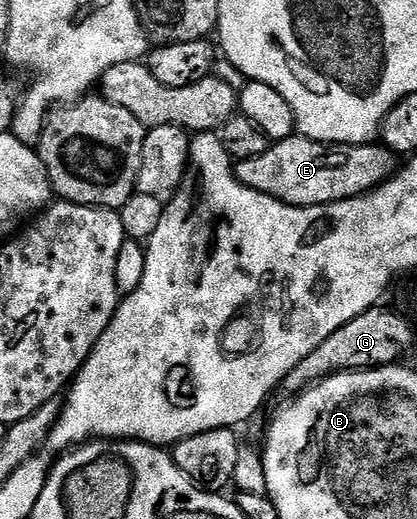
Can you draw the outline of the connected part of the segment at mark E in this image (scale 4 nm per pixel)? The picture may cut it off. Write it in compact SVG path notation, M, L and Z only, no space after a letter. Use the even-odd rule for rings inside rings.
M294 135L270 144L263 155L255 155L255 159L243 159L236 162L237 178L247 187L260 193L266 193L281 201L285 205L311 207L312 205L326 205L343 199L358 197L370 193L377 185L389 180L398 168L398 158L380 143L366 143L363 145L325 145L321 141L312 141L310 137Z

